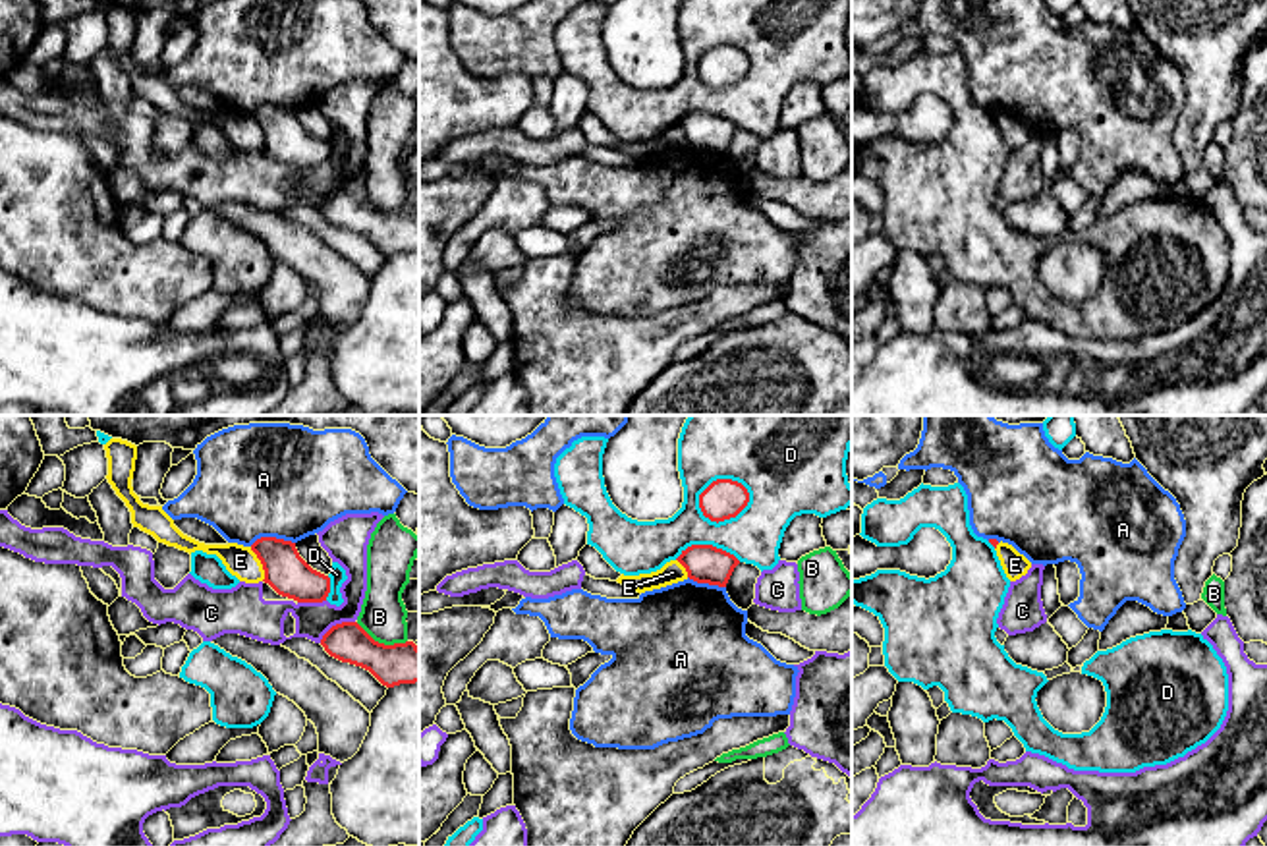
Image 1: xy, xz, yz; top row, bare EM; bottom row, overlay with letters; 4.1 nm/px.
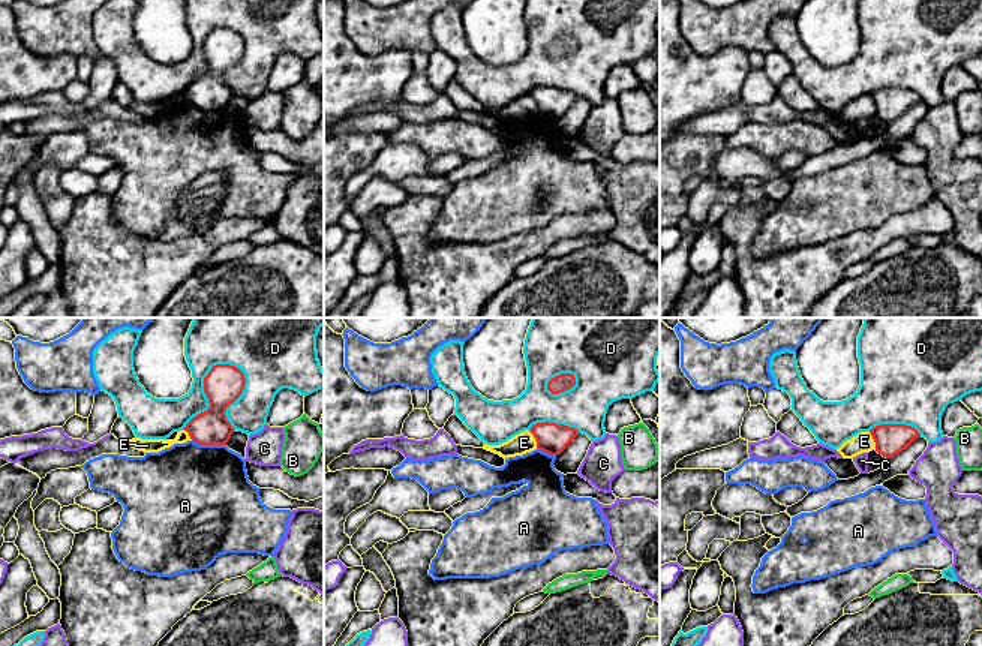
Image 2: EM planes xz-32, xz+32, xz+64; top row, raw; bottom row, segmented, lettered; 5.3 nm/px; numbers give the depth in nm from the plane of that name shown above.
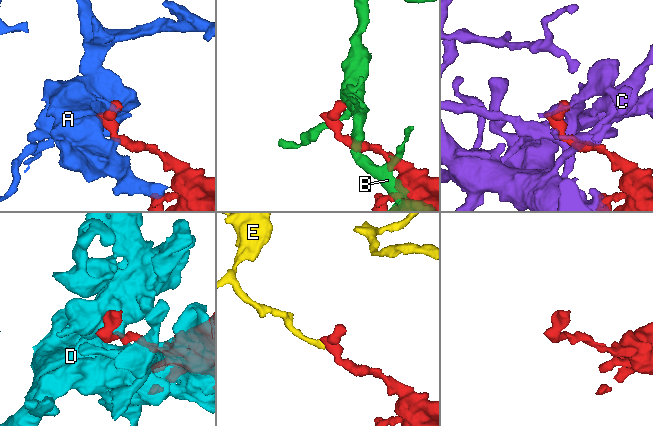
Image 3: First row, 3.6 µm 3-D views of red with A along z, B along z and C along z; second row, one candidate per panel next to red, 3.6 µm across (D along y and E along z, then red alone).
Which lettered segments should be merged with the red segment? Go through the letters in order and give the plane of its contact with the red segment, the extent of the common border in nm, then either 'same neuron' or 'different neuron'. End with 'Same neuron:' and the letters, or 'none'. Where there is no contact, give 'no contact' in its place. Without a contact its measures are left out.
A: xy | 190 nm | different neuron
B: xy | 240 nm | different neuron
C: xy | 180 nm | different neuron
D: xz | 240 nm | different neuron
E: xy | 160 nm | different neuron
Same neuron: none

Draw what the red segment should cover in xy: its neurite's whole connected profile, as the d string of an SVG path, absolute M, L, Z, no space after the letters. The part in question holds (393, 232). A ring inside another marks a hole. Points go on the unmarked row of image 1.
M342 189L323 203L321 212L330 224L369 238L386 255L419 249L419 214L413 209L384 212L357 189Z

